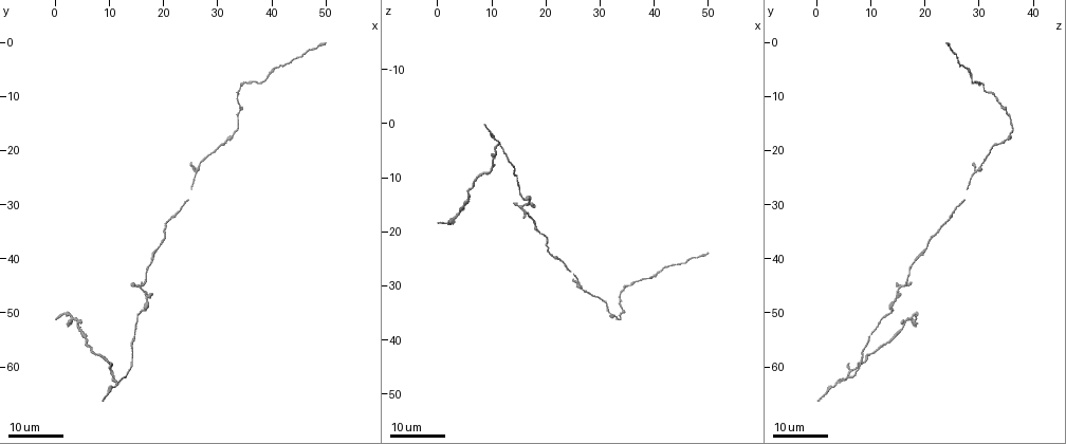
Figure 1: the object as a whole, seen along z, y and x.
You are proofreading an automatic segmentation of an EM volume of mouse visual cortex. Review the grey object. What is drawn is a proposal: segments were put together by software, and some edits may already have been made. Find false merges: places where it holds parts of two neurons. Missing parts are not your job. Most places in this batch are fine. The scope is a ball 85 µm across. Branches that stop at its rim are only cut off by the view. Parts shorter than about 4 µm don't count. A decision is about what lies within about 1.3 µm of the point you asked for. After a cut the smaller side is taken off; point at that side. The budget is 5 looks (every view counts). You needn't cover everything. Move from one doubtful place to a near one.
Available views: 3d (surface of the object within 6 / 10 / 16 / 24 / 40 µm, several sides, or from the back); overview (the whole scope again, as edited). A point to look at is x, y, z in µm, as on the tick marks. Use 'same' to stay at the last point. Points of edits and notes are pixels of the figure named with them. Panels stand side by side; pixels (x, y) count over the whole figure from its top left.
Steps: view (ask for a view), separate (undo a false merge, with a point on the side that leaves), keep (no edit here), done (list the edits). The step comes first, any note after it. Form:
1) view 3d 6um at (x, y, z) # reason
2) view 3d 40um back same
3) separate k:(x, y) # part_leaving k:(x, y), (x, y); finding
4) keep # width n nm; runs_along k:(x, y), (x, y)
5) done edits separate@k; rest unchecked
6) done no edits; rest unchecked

view 3d 24um at (15.5, 45.5, 15.0) # three-way junction

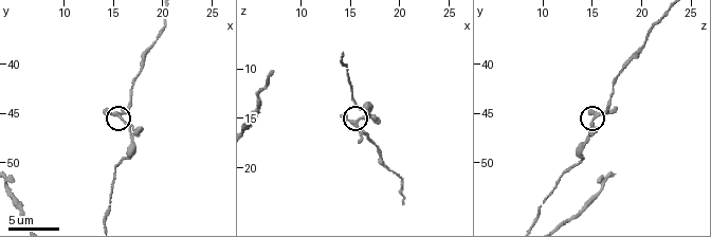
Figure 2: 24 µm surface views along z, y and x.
view 3d 10um at (15.6, 45.2, 15.4)

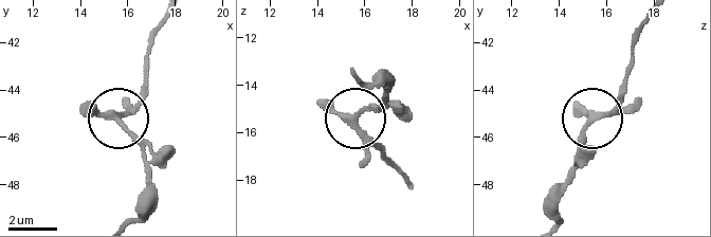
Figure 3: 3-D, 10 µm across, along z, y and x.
keep # arms 3; runs_along 3:(649, 20), (635, 44), (622, 93), (584, 130), (582, 164); one neuron here

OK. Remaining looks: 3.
view 3d 10um at (16.0, 49.6, 14.0) # calibre changes

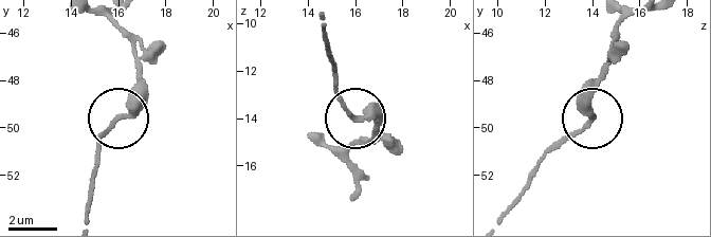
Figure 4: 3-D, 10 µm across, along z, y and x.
keep # width 200 nm; all the same neuron

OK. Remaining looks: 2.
view 3d 16um at (11.0, 62.5, 4.0)

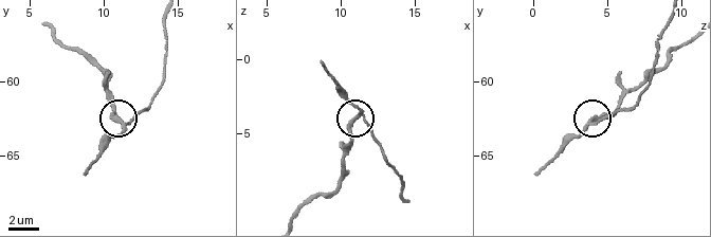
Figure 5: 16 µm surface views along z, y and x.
view 3d 10um at (11.2, 62.8, 3.6)

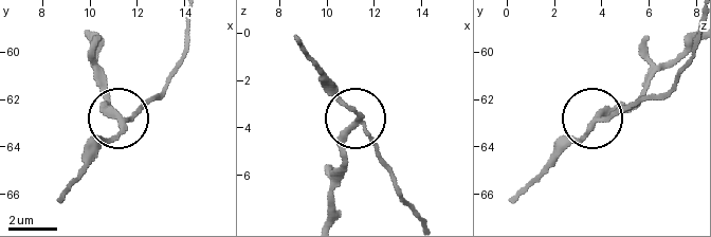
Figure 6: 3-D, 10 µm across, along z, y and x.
separate 6:(106, 103) # part_leaving 6:(117, 123), (107, 113), (107, 89), (87, 38); two neurons meet here

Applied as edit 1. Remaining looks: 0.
done edits separate@6; rest unchecked

